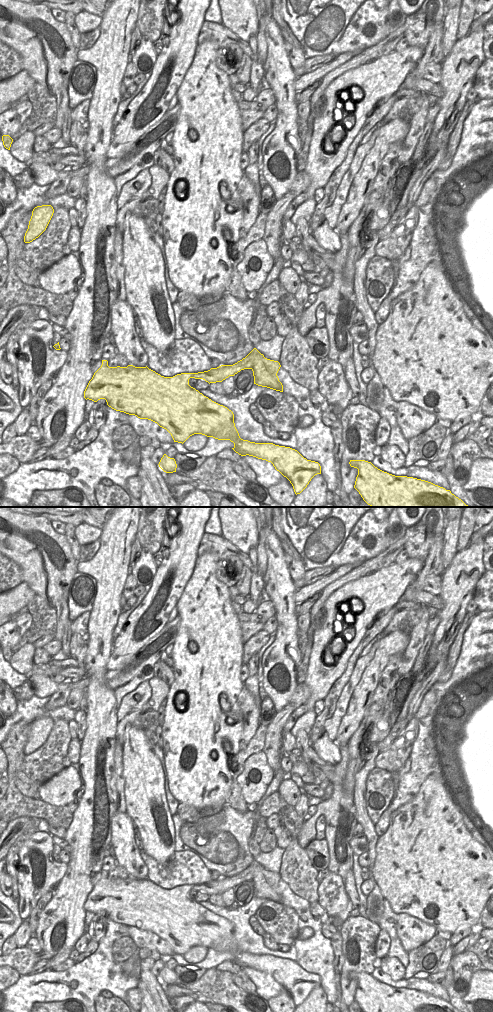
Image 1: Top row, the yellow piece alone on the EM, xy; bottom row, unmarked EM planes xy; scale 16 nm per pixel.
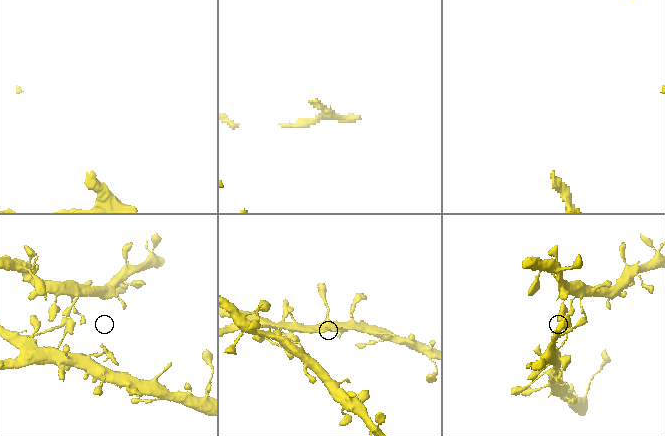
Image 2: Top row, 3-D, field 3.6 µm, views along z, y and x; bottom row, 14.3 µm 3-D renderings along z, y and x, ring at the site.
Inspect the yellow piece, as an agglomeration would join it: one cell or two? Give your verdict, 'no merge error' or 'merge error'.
merge error

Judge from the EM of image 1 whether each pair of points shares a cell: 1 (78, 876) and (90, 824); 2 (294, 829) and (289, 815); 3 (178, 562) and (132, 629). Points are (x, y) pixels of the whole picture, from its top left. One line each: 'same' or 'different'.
1: same
2: same
3: same

